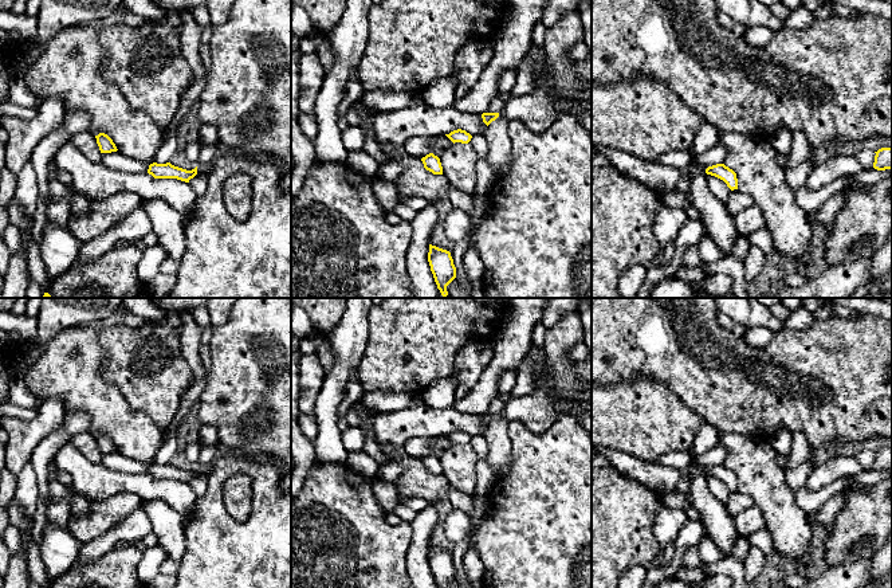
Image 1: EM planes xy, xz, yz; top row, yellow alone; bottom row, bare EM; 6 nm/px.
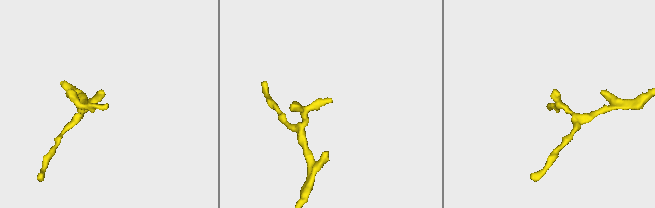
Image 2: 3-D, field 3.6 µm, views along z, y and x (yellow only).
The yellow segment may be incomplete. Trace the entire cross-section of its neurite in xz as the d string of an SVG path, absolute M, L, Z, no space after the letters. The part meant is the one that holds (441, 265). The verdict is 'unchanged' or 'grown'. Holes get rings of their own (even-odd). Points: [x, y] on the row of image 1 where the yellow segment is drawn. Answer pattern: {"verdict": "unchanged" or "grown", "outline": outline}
{"verdict": "unchanged", "outline": "M429 244L428 262L437 289L445 298L448 295L447 286L456 278L456 267L451 252Z"}

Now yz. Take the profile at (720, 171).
{"verdict": "unchanged", "outline": "M724 164L708 166L706 173L723 180L731 191L738 189L736 173Z"}

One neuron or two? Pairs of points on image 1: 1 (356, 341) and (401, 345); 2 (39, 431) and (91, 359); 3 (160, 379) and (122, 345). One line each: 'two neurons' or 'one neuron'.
1: two neurons
2: two neurons
3: one neuron

